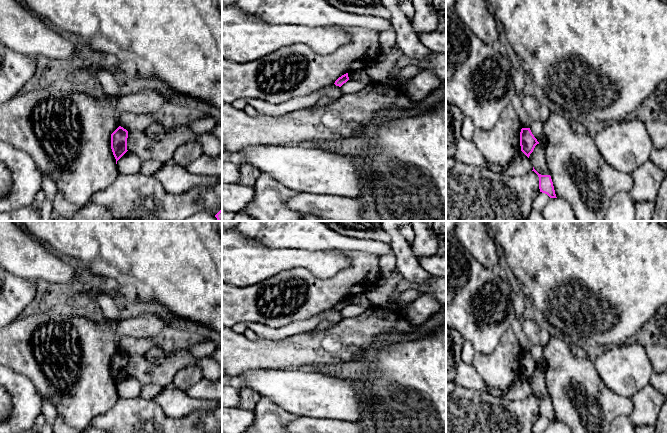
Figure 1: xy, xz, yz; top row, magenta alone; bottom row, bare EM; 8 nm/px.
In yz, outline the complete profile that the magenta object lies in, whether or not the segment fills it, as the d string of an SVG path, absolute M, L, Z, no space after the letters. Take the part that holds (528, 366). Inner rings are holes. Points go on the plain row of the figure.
M522 352L520 356L520 370L521 370L521 375L528 382L537 368L539 368L539 366L532 358L530 352Z

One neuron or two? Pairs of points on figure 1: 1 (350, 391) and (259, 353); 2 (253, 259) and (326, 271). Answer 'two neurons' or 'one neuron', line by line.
1: two neurons
2: one neuron

